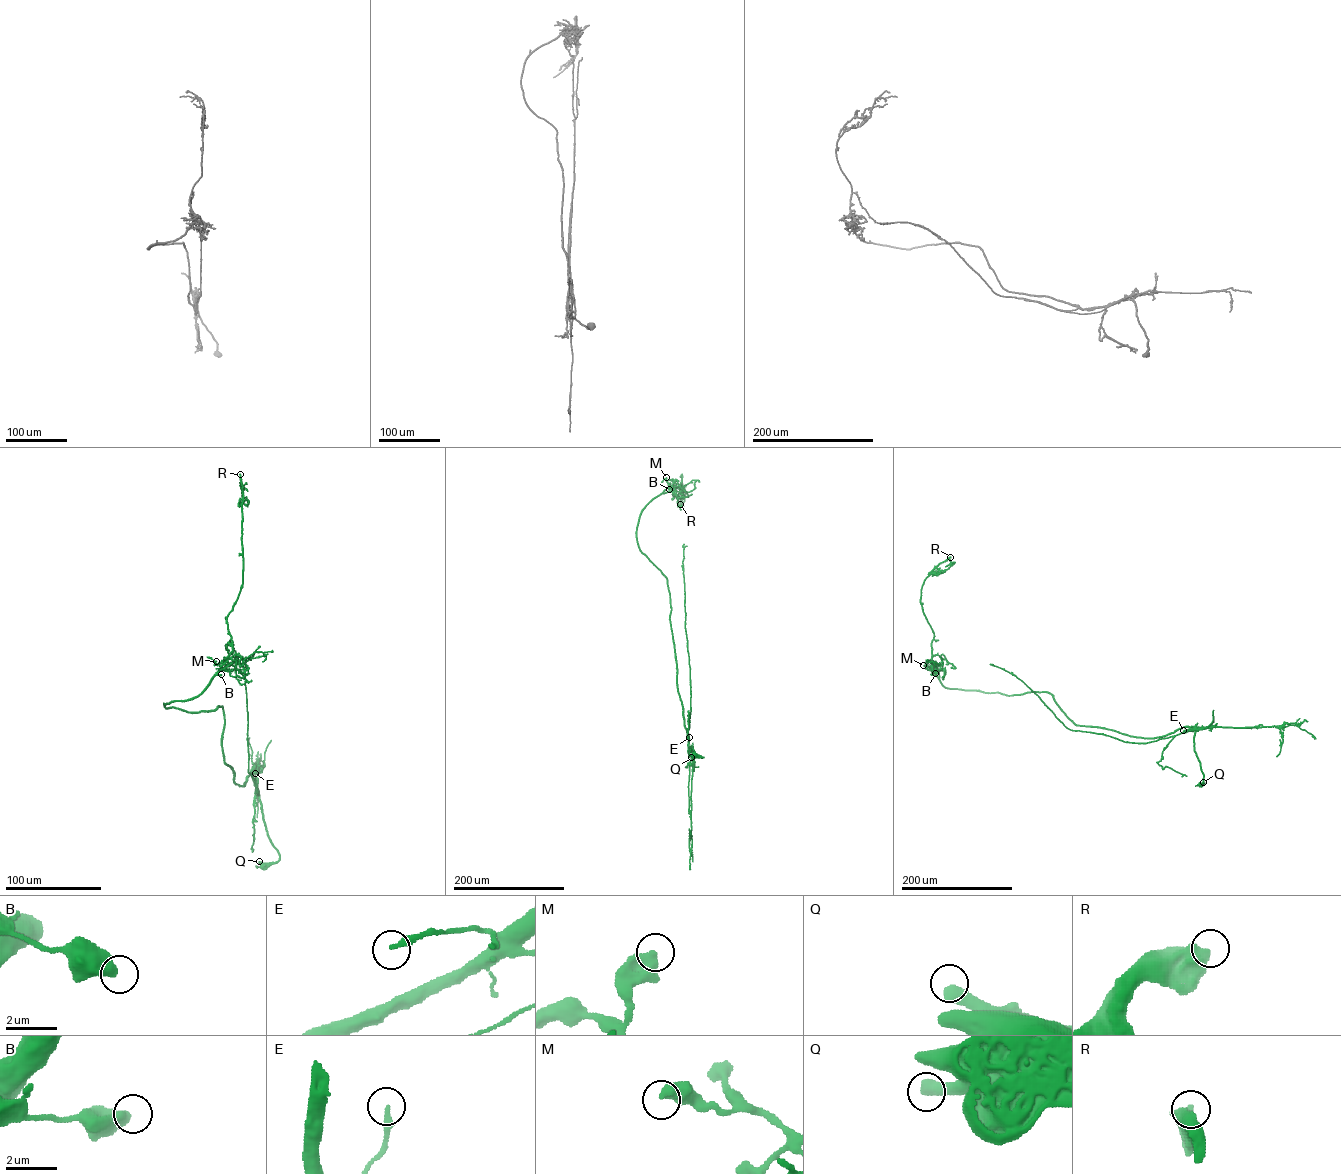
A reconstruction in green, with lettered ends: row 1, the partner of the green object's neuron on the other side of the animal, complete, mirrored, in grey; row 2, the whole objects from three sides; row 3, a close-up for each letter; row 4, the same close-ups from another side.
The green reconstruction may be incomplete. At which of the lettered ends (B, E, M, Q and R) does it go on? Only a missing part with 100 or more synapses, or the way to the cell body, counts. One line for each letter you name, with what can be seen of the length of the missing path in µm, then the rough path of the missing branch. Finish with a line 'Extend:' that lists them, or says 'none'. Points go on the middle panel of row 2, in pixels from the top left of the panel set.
R: 90 µm | (680, 504), (670, 517), (652, 529)
Extend: R

